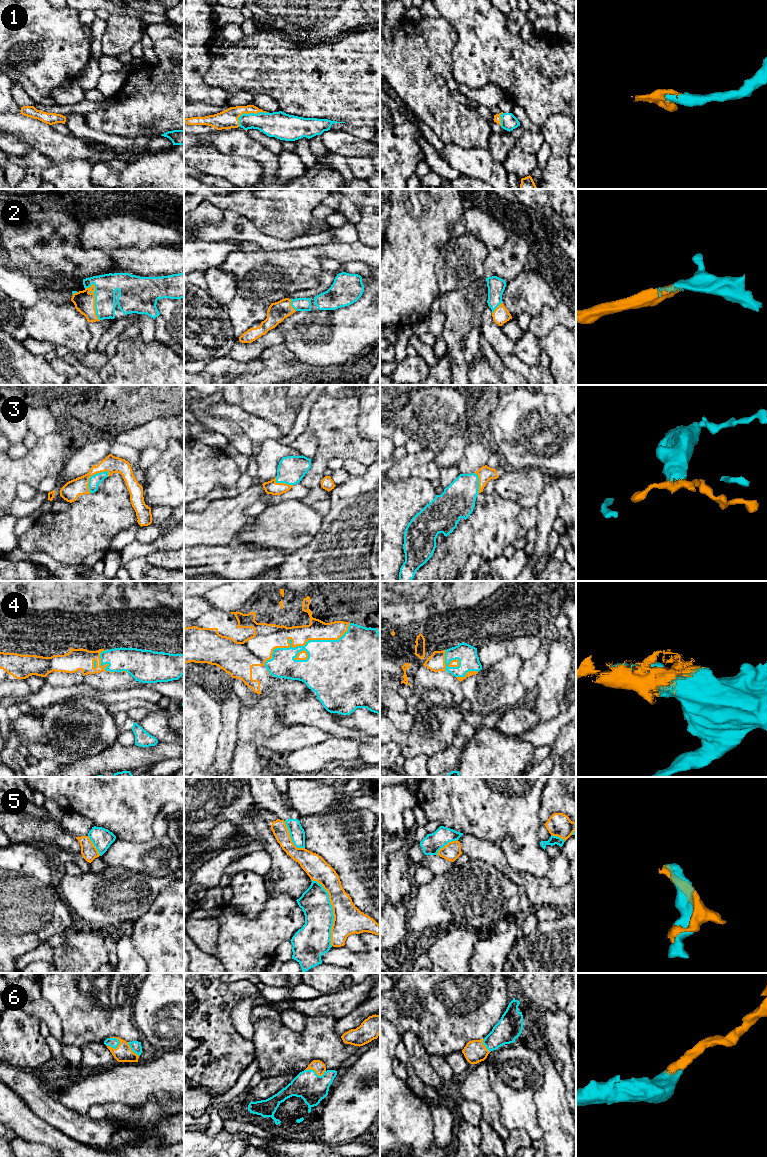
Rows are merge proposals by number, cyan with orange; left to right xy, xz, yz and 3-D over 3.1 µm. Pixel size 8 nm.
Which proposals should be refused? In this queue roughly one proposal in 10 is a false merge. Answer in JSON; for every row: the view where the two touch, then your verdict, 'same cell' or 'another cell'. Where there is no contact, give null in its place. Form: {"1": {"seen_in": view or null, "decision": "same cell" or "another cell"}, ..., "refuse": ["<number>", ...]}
{"1": {"seen_in": "xz", "decision": "same cell"}, "2": {"seen_in": "xy", "decision": "same cell"}, "3": {"seen_in": "xy", "decision": "same cell"}, "4": {"seen_in": "xz", "decision": "same cell"}, "5": {"seen_in": "xz", "decision": "another cell"}, "6": {"seen_in": "xy", "decision": "same cell"}, "refuse": ["5"]}

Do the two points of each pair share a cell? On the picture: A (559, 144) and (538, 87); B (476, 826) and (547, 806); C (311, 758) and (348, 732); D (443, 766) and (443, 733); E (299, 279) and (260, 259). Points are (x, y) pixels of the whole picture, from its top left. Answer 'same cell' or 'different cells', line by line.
A: different cells
B: different cells
C: different cells
D: different cells
E: same cell

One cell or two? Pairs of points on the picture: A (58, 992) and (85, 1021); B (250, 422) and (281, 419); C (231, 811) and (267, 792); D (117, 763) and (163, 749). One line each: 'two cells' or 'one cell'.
A: one cell
B: two cells
C: two cells
D: one cell

